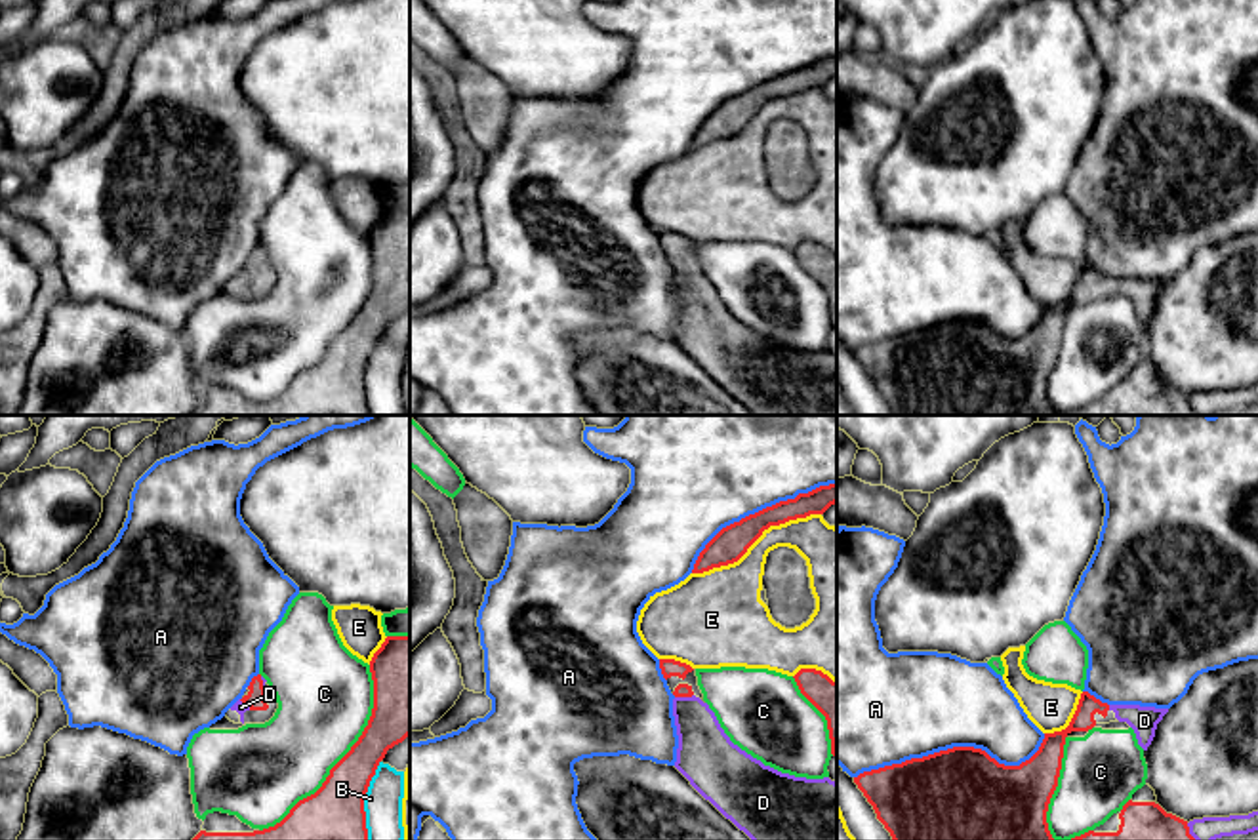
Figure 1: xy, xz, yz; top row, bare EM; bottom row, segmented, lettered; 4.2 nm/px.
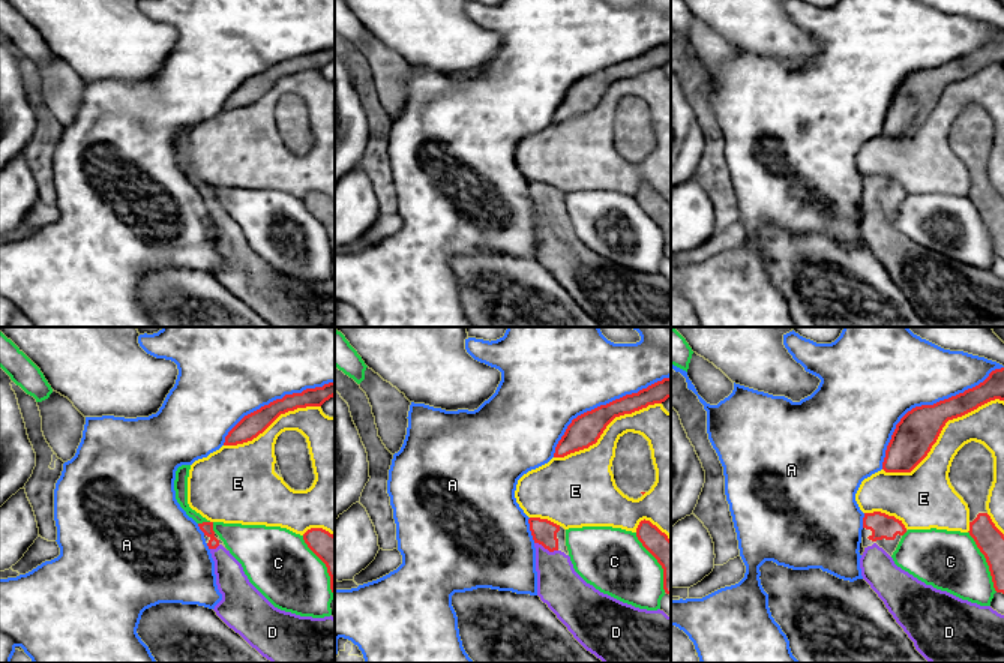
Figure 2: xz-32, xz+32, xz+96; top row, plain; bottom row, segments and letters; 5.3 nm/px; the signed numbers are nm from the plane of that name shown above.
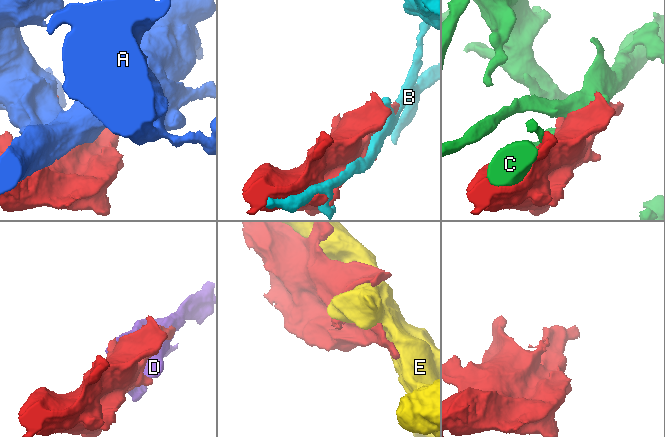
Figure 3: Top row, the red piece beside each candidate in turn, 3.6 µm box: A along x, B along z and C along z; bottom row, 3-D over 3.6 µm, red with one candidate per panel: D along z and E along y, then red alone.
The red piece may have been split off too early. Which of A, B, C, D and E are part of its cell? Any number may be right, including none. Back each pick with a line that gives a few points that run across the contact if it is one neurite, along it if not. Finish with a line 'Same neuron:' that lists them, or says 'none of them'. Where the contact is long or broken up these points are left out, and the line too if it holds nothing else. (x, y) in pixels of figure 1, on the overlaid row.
Same neuron: D

